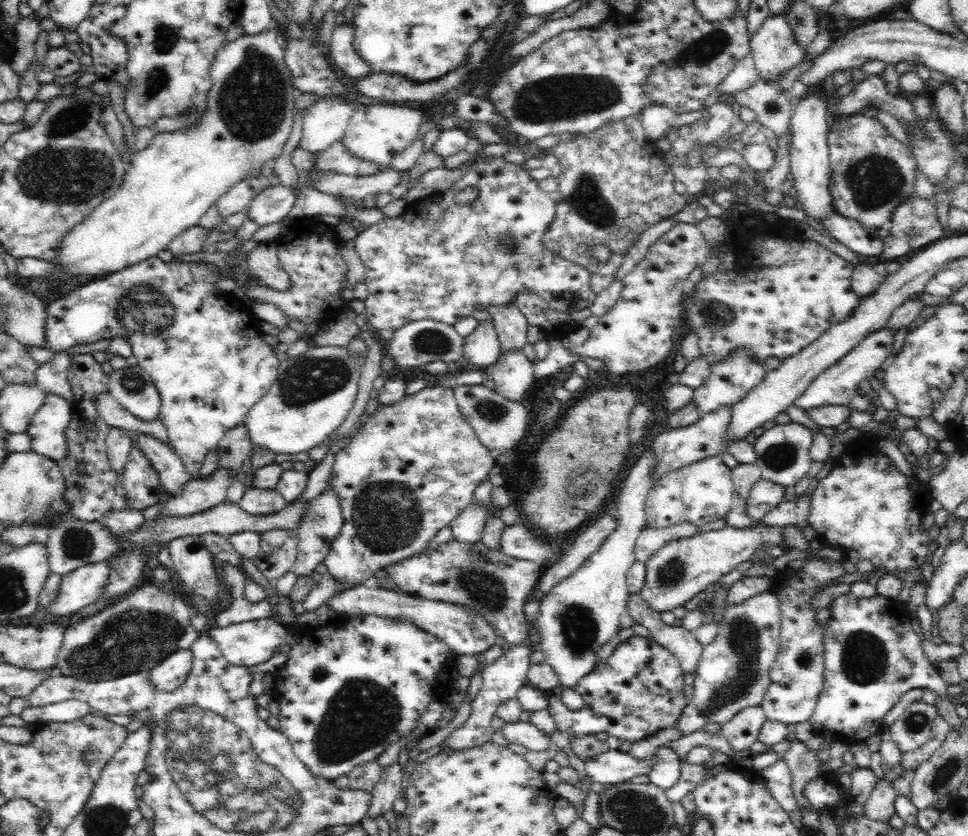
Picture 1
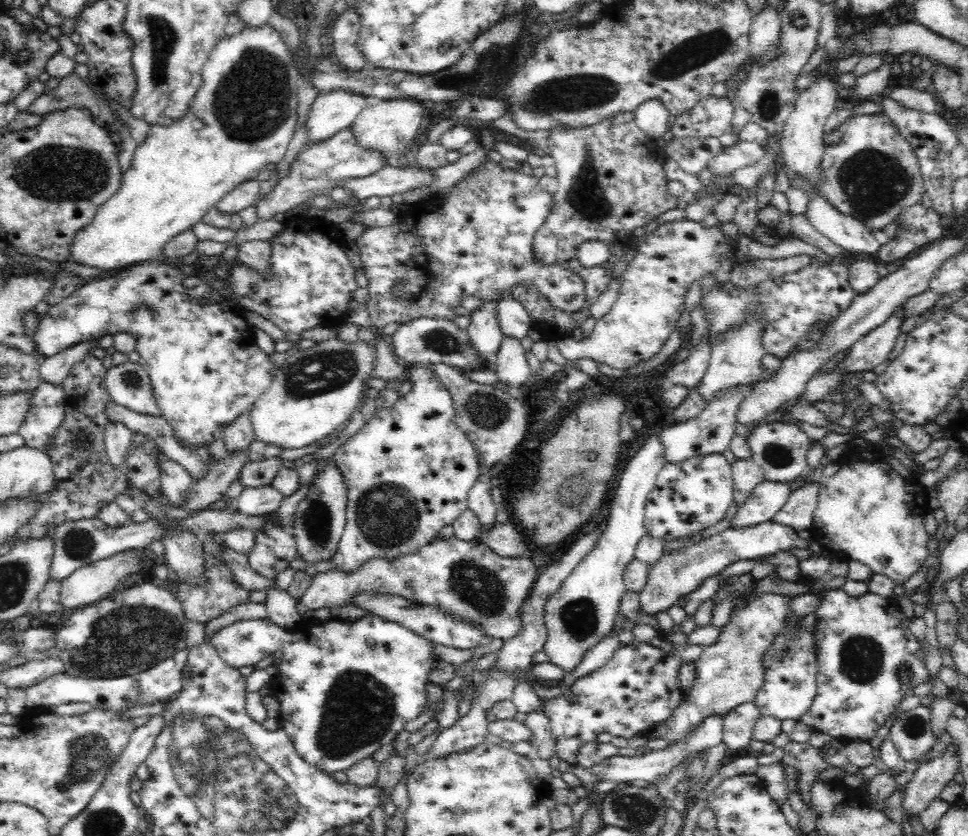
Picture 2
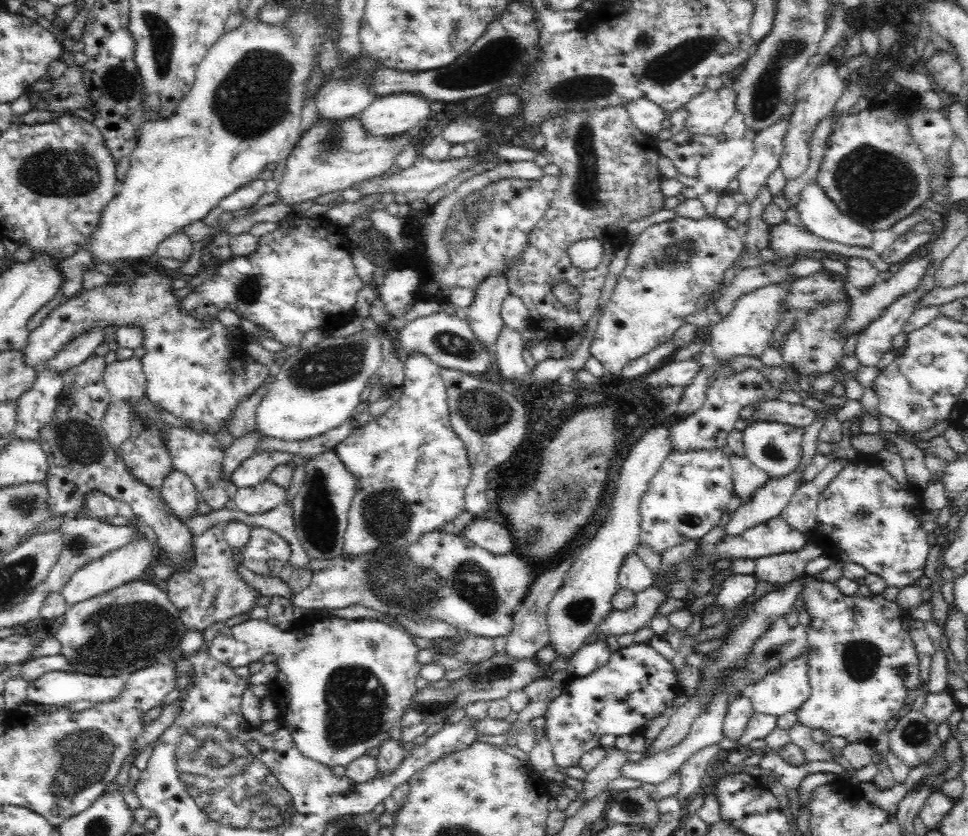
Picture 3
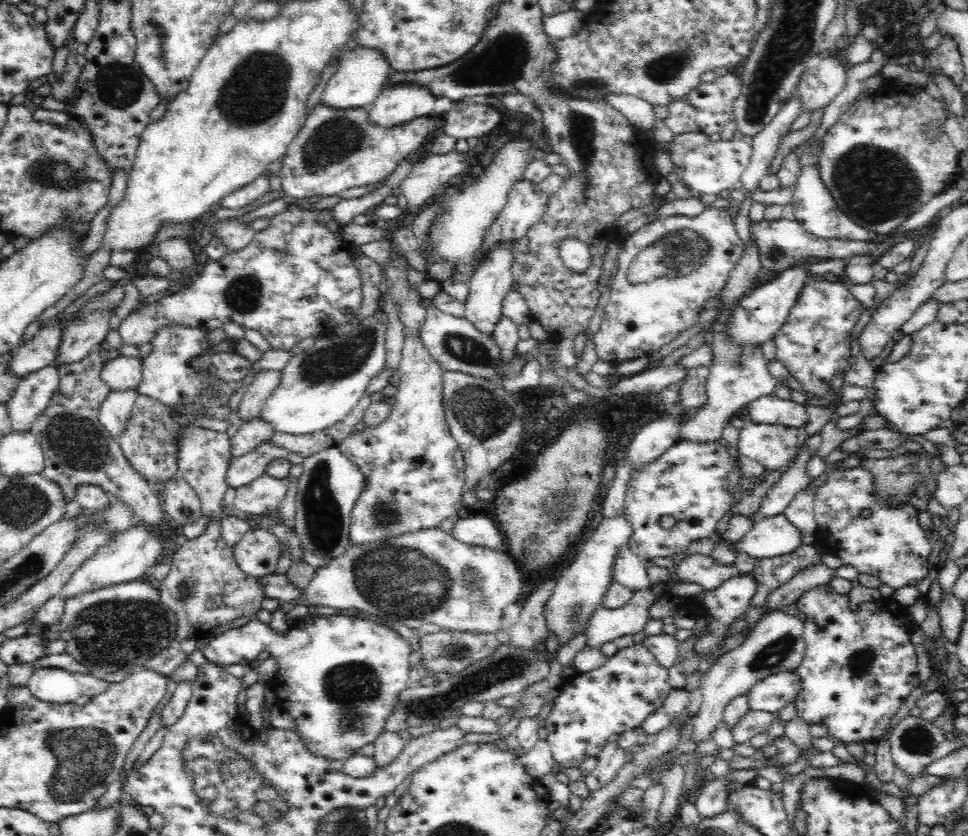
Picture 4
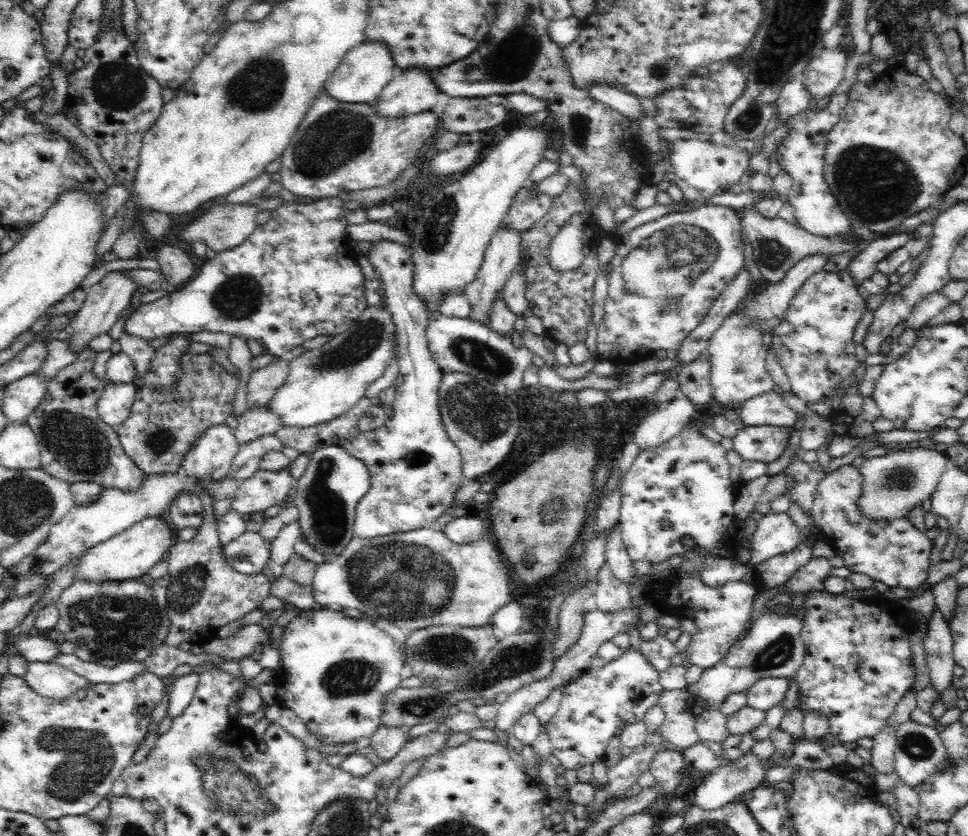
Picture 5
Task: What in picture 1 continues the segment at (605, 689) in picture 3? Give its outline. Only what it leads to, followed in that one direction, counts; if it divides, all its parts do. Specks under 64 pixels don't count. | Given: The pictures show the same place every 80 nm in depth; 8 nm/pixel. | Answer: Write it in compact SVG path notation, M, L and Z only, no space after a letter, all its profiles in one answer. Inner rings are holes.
M634 635L620 642L606 663L584 674L576 682L574 689L584 700L580 709L566 707L558 692L548 695L545 709L554 719L555 730L566 734L569 742L572 737L598 732L636 742L656 734L660 729L672 727L680 718L688 700L684 695L682 676L684 671L680 661L670 651L651 638Z

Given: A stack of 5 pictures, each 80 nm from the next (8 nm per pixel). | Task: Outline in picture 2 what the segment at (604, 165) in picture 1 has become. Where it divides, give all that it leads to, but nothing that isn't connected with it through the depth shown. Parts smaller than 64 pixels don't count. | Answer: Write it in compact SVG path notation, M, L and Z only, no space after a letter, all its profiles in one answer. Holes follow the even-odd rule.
M631 112L610 114L592 126L570 128L567 124L556 124L550 128L548 148L557 168L558 188L553 198L552 210L536 230L532 238L532 255L540 265L560 265L576 275L584 283L586 302L576 313L566 313L551 305L551 302L530 284L514 284L509 293L530 315L533 327L543 339L558 340L571 336L575 328L580 328L591 317L584 314L605 292L610 282L612 265L622 256L622 252L610 252L606 265L586 268L576 259L576 248L588 240L600 240L623 248L629 242L636 226L647 225L658 214L676 208L676 197L668 193L667 178L662 163L667 158L664 149L658 146L643 130L638 128Z

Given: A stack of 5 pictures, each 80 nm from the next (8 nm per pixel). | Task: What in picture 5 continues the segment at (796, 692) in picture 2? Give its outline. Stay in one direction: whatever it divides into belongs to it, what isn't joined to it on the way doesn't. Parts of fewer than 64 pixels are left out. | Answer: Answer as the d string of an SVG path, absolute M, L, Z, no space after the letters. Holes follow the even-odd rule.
M774 677L757 680L748 690L745 690L746 704L761 711L768 710L785 698L789 682L791 680L787 678Z

